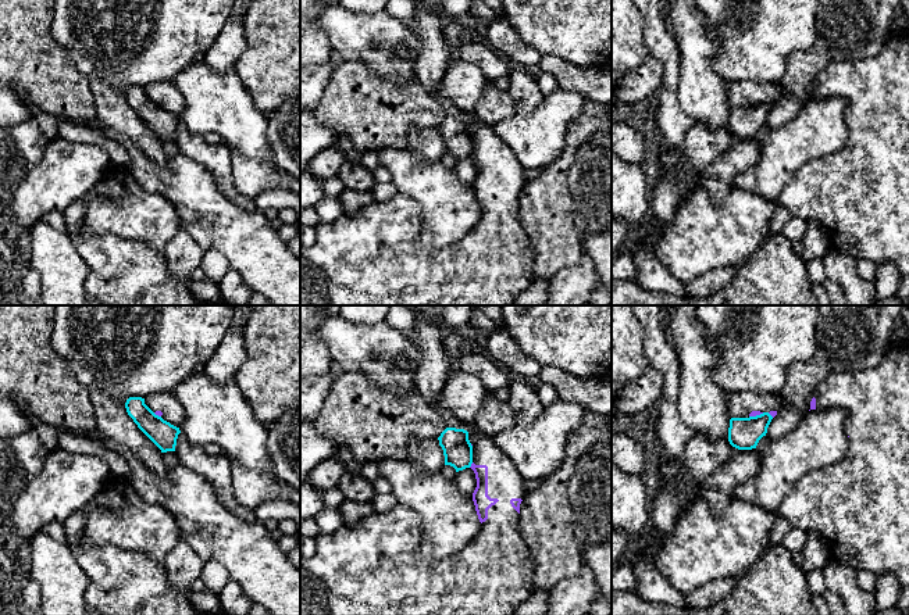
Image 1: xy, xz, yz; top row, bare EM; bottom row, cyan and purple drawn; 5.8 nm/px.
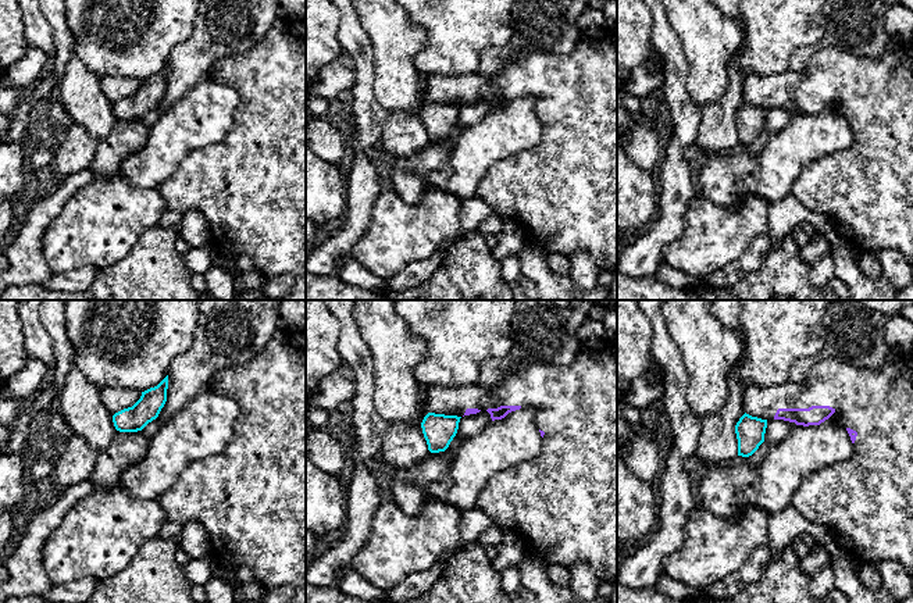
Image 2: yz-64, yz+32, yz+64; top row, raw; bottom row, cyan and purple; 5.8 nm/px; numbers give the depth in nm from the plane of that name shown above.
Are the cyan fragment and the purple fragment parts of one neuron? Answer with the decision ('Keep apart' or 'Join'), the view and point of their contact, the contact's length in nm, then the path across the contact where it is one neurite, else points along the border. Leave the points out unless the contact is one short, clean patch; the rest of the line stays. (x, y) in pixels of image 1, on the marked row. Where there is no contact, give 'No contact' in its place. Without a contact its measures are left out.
Keep apart. Touches cyan at xz (470, 465). Shared border 40 nm. Boundary: xz (473, 462), (469, 467)

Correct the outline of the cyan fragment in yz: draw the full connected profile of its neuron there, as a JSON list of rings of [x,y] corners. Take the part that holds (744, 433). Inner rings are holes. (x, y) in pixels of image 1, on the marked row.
[[[763,412],[749,418],[731,418],[728,428],[728,441],[738,450],[756,448],[759,440],[766,436],[773,416]]]

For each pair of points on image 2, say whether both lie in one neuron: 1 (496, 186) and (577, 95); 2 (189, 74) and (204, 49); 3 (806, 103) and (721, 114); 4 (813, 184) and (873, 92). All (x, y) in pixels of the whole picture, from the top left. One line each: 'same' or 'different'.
1: same
2: same
3: different
4: same

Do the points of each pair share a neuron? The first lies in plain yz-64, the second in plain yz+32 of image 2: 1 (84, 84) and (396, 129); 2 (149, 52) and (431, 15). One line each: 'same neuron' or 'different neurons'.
1: different neurons
2: same neuron

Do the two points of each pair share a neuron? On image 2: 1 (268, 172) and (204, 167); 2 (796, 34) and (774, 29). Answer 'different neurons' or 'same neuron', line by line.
1: same neuron
2: same neuron

